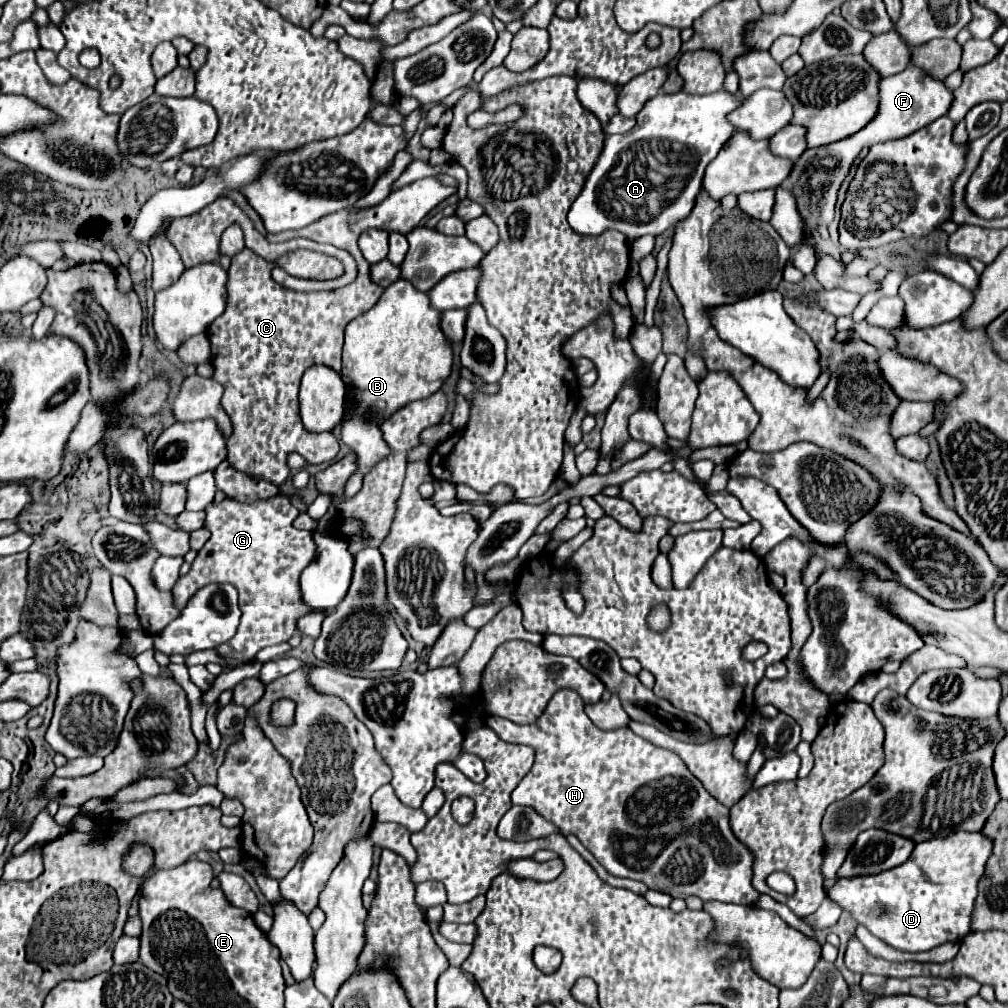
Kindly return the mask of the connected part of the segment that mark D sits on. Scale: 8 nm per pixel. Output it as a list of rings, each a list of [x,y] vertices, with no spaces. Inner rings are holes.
[[[959,831],[959,833],[951,833],[947,837],[937,837],[937,839],[931,839],[931,841],[923,841],[923,843],[915,845],[911,857],[901,867],[887,869],[887,871],[877,873],[877,875],[847,877],[847,879],[837,881],[837,885],[829,889],[829,899],[833,899],[835,903],[839,903],[845,911],[849,911],[855,917],[857,923],[865,925],[873,935],[877,935],[879,939],[883,939],[887,945],[891,945],[895,949],[901,949],[901,951],[929,951],[929,949],[933,949],[933,947],[937,947],[941,943],[947,943],[947,941],[961,941],[971,931],[971,911],[973,911],[973,903],[975,903],[975,897],[977,897],[977,883],[979,883],[979,879],[981,879],[981,875],[985,871],[987,859],[991,857],[991,849],[993,849],[991,837],[987,837],[983,833],[967,833],[967,831]]]

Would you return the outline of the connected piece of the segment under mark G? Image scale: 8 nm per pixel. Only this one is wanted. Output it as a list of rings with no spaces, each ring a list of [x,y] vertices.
[[[285,495],[273,497],[271,501],[255,501],[255,505],[239,505],[239,501],[221,501],[207,505],[207,519],[205,527],[211,531],[211,539],[203,545],[197,559],[193,561],[193,567],[187,575],[179,577],[179,581],[173,587],[175,605],[183,609],[191,595],[205,587],[207,583],[231,583],[239,591],[239,607],[243,611],[241,625],[231,641],[217,647],[217,651],[223,657],[235,657],[241,661],[253,661],[257,651],[269,645],[285,643],[295,631],[297,631],[297,619],[301,615],[311,613],[303,601],[299,601],[299,573],[309,565],[311,559],[315,559],[315,541],[313,531],[299,531],[293,527],[293,519],[297,517],[297,509],[291,505],[291,501]]]

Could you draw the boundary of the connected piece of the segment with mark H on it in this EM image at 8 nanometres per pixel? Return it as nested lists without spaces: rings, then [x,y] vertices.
[[[569,689],[559,691],[551,699],[537,723],[517,725],[509,719],[487,717],[487,725],[503,741],[523,743],[535,749],[531,771],[511,793],[513,805],[533,807],[539,815],[553,821],[563,835],[575,835],[611,875],[643,881],[649,889],[681,899],[697,895],[703,901],[753,905],[761,897],[751,885],[753,855],[733,835],[729,809],[707,793],[677,753],[651,745],[631,733],[629,727],[615,731],[595,727],[585,715],[579,695]]]

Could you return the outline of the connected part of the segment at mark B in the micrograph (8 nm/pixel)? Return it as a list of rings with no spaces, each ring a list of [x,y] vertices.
[[[399,279],[391,283],[375,309],[363,313],[361,317],[353,319],[345,329],[345,347],[343,347],[343,373],[351,377],[351,383],[355,385],[355,399],[359,405],[355,405],[355,411],[349,415],[349,419],[343,419],[341,423],[341,435],[343,443],[349,445],[359,455],[359,469],[353,473],[347,481],[345,493],[347,497],[355,495],[361,489],[363,473],[367,473],[379,459],[387,457],[391,451],[387,449],[387,443],[383,441],[377,423],[391,417],[391,413],[399,411],[407,403],[413,403],[417,399],[427,399],[433,393],[437,393],[447,377],[451,375],[453,367],[453,349],[451,341],[441,331],[441,311],[433,309],[429,305],[429,295],[423,291],[417,291],[409,281]]]

